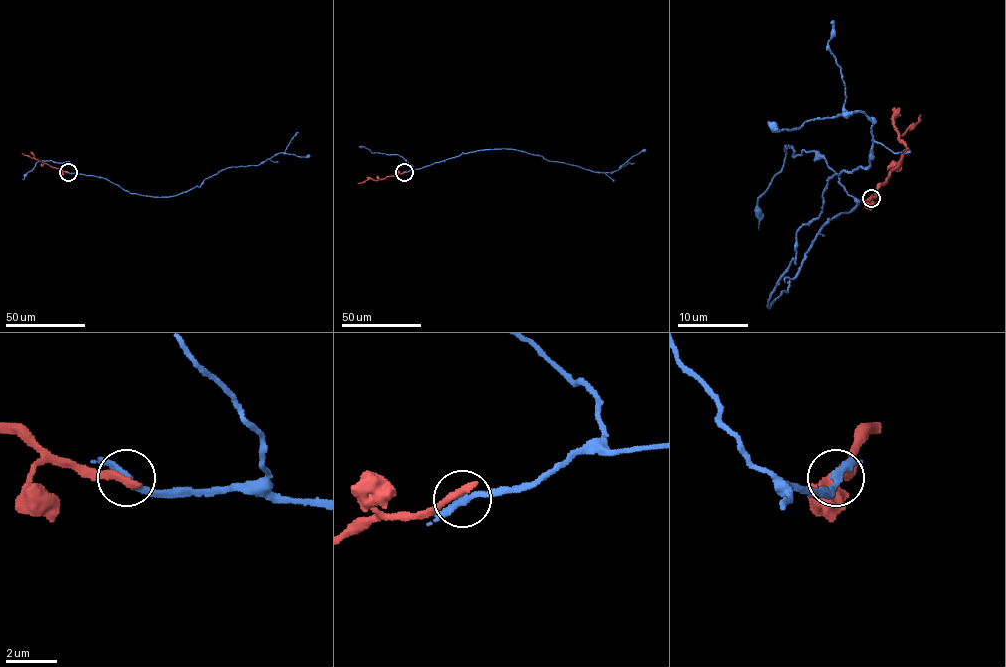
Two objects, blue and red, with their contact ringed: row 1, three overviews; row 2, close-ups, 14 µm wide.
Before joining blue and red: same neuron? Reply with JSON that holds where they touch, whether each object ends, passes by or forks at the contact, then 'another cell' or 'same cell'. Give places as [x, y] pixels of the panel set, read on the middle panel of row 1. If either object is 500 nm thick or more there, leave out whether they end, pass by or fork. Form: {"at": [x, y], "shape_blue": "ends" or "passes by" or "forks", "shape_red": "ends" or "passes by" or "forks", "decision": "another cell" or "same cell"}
{"at": [404, 172], "shape_blue": "passes by", "shape_red": "ends", "decision": "another cell"}

